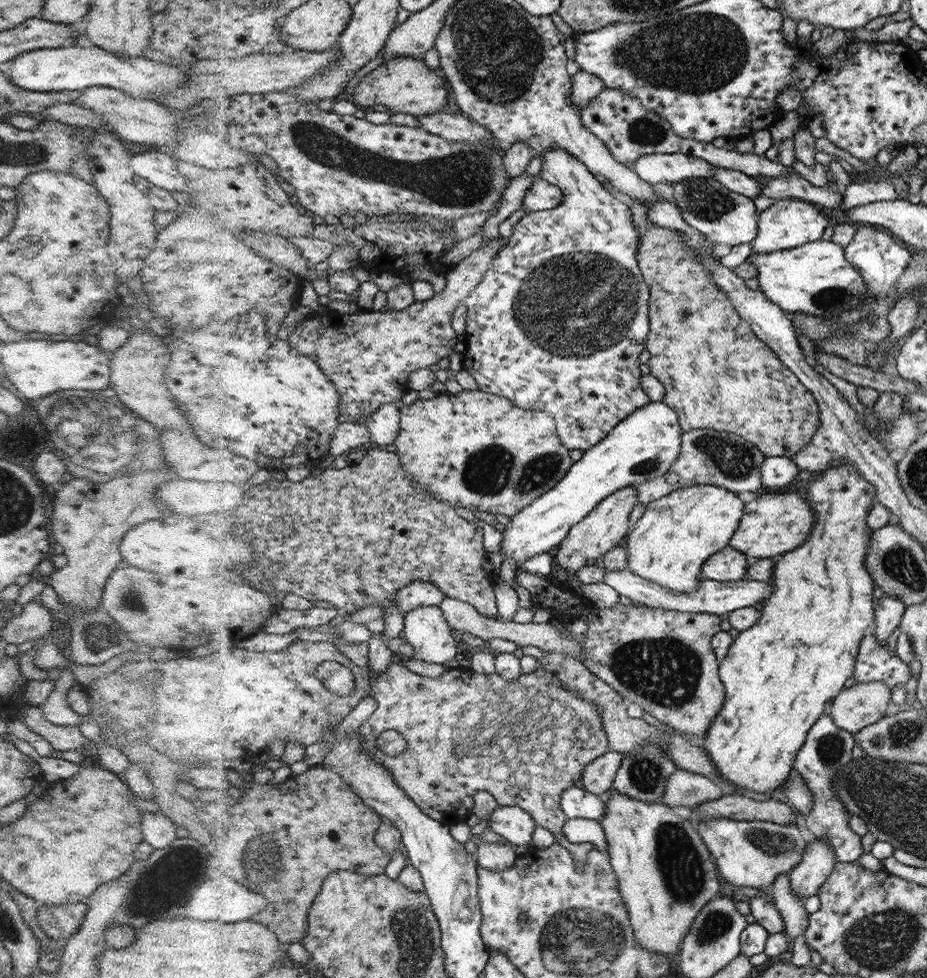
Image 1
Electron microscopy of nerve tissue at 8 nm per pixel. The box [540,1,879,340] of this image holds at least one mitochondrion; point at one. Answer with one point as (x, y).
(695, 54)

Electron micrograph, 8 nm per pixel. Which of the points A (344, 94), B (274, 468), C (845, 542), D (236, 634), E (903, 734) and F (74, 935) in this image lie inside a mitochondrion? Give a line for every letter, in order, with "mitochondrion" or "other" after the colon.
A: other
B: other
C: other
D: other
E: mitochondrion
F: other

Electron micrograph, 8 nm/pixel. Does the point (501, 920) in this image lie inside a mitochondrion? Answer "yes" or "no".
no

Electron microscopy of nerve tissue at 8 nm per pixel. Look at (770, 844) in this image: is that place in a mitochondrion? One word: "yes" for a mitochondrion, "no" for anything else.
yes

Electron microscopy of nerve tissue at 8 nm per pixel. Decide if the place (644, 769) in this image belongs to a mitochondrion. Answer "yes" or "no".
yes

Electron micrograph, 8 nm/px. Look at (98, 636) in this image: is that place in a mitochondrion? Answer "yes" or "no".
yes

